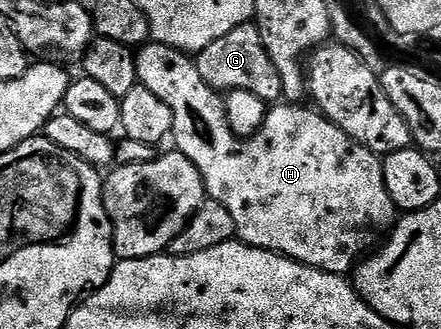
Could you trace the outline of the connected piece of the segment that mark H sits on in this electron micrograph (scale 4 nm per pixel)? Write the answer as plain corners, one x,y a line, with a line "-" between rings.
149,40
135,51
135,56
137,83
150,88
150,92
154,92
154,96
158,96
158,100
162,100
162,104
166,104
166,108
170,108
172,113
171,137
176,138
175,149
179,153
185,154
190,160
190,164
194,164
194,168
198,168
198,172
204,181
205,195
211,201
222,204
222,208
226,208
226,212
230,212
230,216
234,220
236,238
239,241
254,248
262,248
280,254
284,258
293,258
294,261
301,262
304,266
313,266
331,274
344,276
357,265
361,256
367,255
396,225
398,211
394,200
390,200
390,192
386,192
386,180
382,176
384,163
381,155
370,152
370,148
350,140
350,136
346,136
346,132
342,132
342,128
338,128
323,114
312,108
307,110
307,105
304,104
276,104
269,109
262,128
258,128
258,132
254,136
239,138
234,136
234,132
230,132
230,124
226,124
226,108
224,107
223,97
217,91
212,90
210,84
206,84
206,80
202,80
202,75
198,73
195,61
184,51
175,50
155,40

